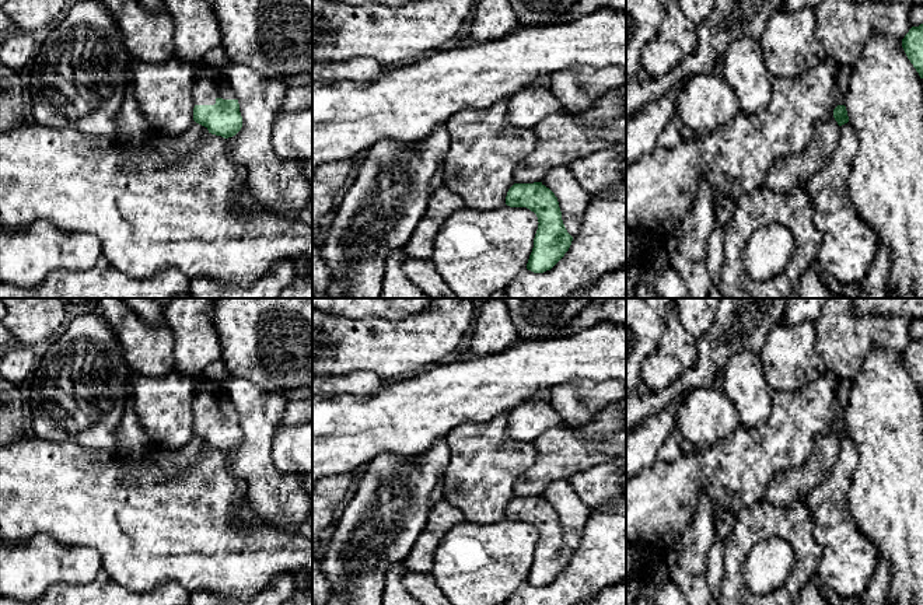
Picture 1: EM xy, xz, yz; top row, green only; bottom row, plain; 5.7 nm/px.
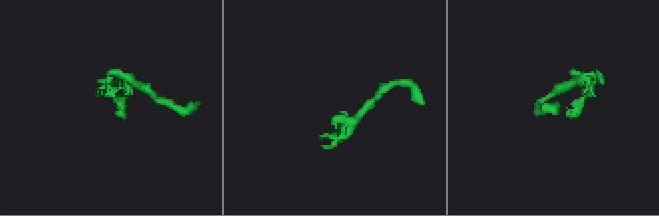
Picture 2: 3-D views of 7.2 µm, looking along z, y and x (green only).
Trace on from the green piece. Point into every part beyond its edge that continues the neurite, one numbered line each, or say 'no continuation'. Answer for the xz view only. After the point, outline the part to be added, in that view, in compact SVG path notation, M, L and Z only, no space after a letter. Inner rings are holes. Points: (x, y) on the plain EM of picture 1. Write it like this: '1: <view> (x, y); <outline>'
no continuation

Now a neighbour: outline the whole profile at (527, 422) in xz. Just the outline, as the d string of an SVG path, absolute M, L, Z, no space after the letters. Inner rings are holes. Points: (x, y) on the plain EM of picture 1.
M529 399L507 416L508 434L517 441L534 443L546 430L564 424L557 410L541 399Z

